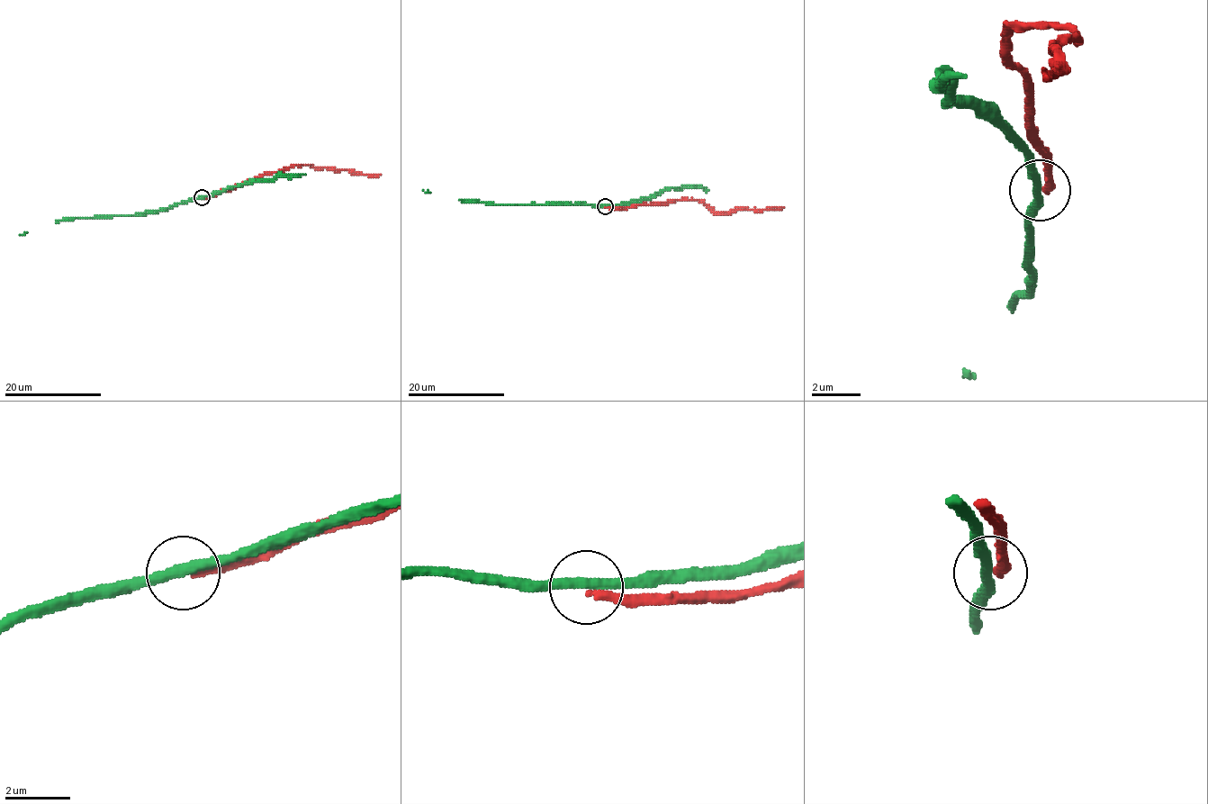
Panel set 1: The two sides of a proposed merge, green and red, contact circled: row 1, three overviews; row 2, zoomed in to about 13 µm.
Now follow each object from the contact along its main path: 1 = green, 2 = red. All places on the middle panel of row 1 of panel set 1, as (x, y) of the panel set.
1: (605, 206), (485, 204), (463, 202), (422, 191)
2: (605, 206), (626, 208), (672, 201), (702, 201), (721, 213), (783, 208)

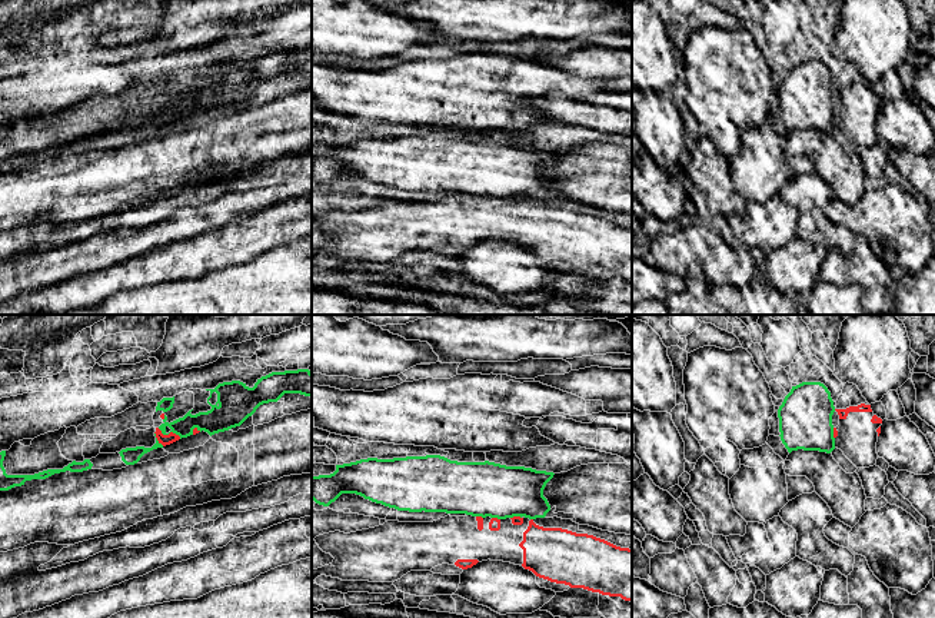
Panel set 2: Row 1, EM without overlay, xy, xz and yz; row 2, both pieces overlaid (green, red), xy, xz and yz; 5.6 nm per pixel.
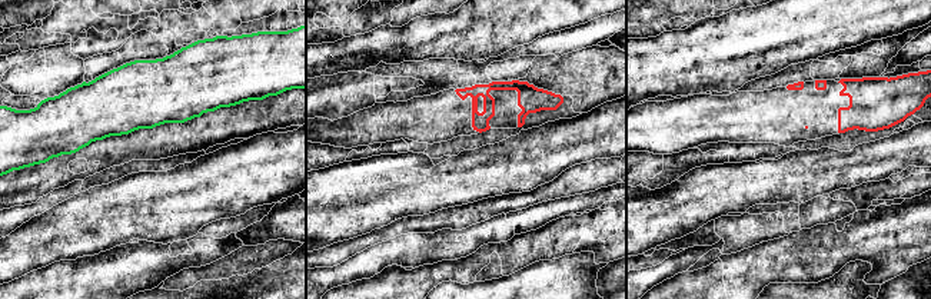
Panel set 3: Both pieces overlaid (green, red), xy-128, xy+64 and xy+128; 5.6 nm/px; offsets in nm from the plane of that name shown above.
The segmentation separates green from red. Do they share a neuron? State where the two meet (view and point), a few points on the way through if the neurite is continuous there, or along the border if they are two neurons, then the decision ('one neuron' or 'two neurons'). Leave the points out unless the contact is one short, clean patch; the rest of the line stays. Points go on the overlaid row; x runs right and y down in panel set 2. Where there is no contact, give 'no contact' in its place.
contact xy (169, 432); border xy (157, 428), (163, 434), (175, 432), (180, 438); two neurons

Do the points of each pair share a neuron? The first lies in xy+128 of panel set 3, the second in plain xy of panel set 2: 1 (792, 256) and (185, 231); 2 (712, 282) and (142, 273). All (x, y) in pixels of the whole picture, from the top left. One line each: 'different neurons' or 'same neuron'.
1: different neurons
2: same neuron

